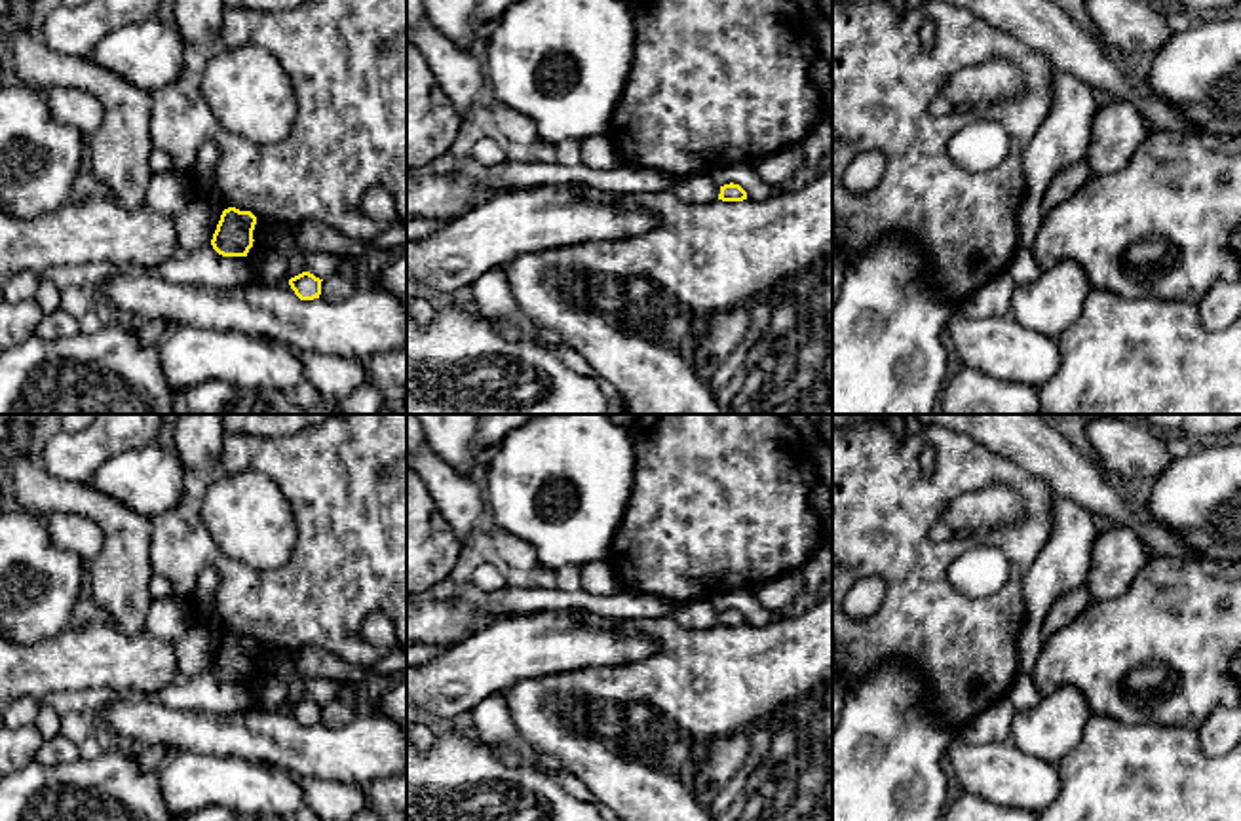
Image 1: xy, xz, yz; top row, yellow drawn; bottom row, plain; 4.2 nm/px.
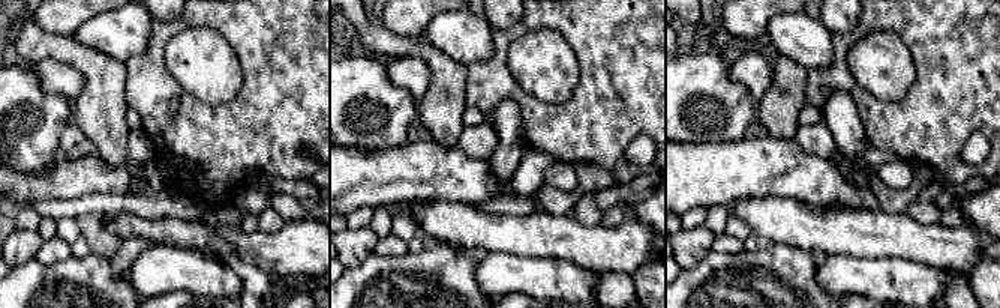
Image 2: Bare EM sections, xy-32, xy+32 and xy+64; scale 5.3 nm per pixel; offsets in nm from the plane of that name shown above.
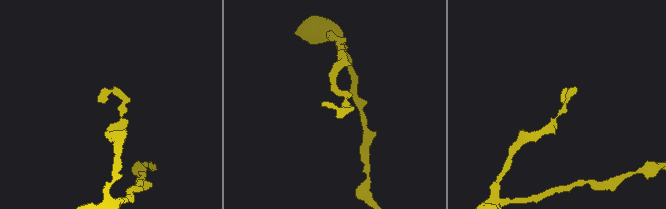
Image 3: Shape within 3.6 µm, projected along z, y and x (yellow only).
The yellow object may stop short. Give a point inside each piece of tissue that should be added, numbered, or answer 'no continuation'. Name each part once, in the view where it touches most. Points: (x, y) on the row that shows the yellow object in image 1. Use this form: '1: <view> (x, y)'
no continuation

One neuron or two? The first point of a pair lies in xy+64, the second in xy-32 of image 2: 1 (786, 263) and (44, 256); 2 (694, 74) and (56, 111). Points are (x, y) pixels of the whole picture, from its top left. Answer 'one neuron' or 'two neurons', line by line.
1: two neurons
2: one neuron

